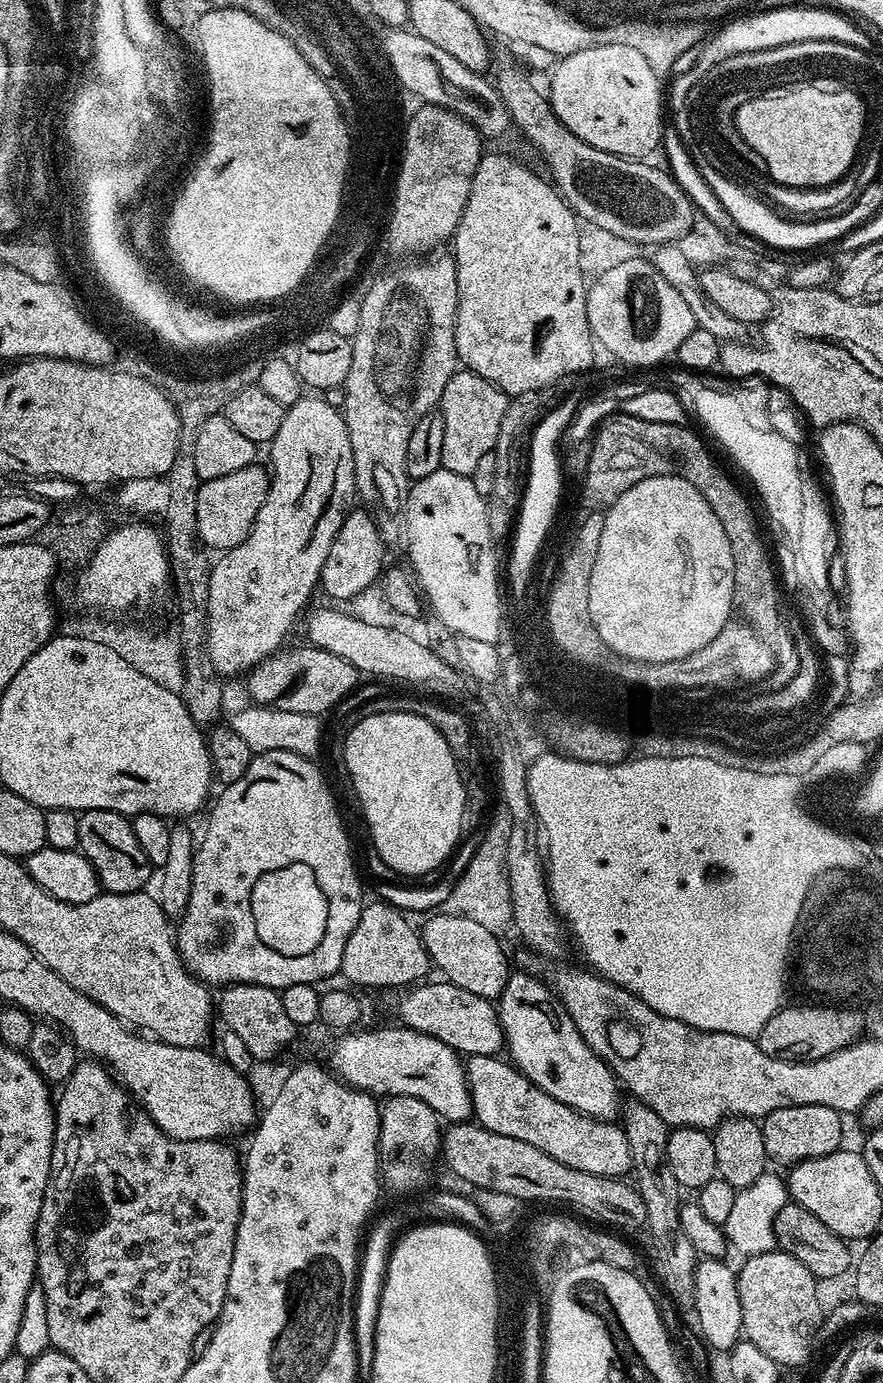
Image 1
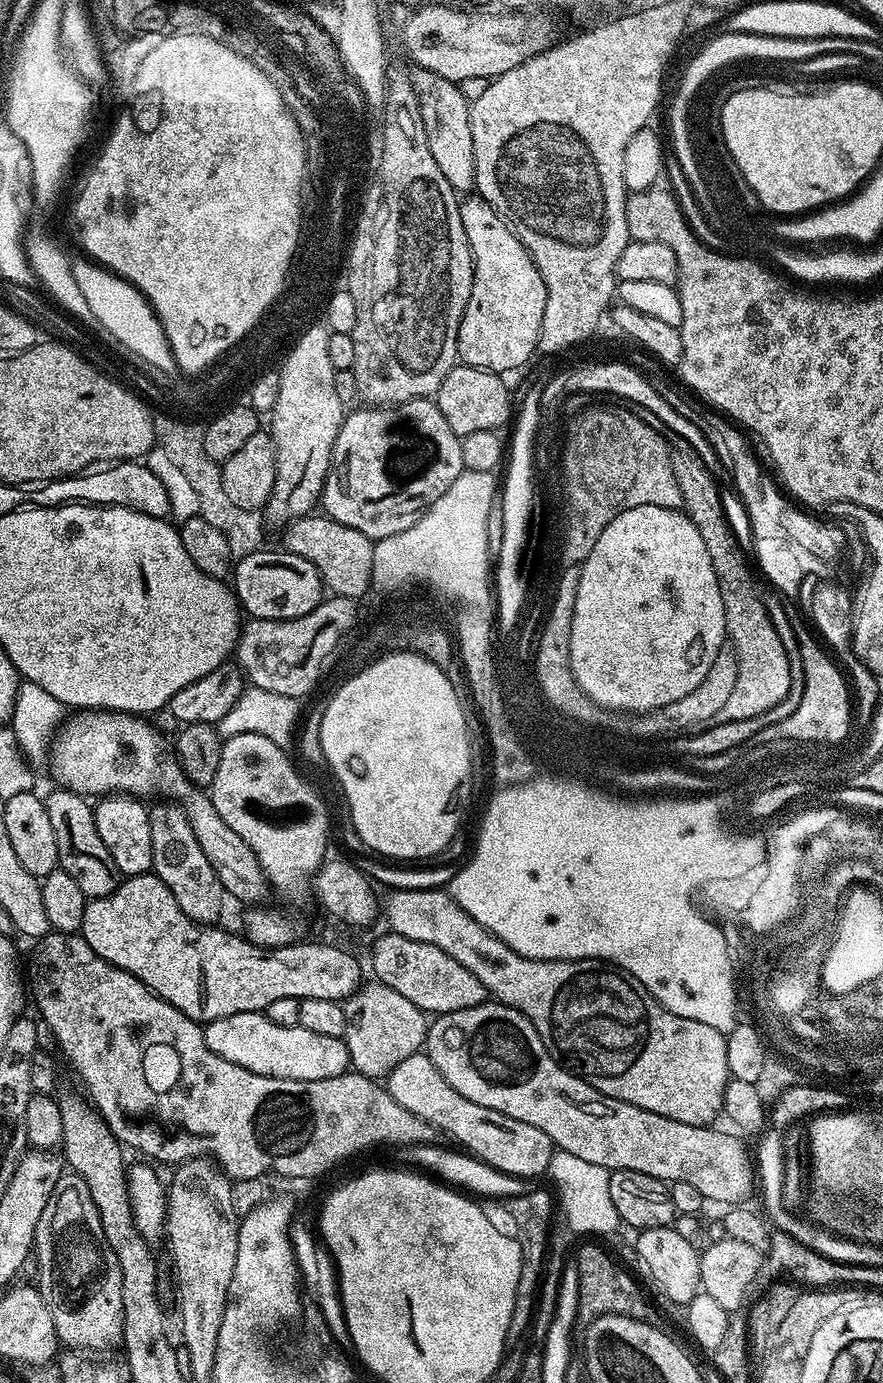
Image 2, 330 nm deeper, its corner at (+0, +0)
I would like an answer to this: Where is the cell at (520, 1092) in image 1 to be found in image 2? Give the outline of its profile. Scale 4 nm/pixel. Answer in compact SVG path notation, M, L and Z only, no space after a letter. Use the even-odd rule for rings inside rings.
M423 1051L399 1062L386 1077L386 1087L398 1106L410 1110L410 1114L418 1114L418 1118L433 1124L439 1133L444 1135L445 1132L450 1139L457 1140L452 1142L476 1159L521 1178L543 1177L547 1173L554 1145L546 1133L538 1130L538 1126L530 1126L530 1122L518 1122L518 1118L510 1118L498 1110L478 1106L478 1102L470 1102L470 1098L462 1098Z

